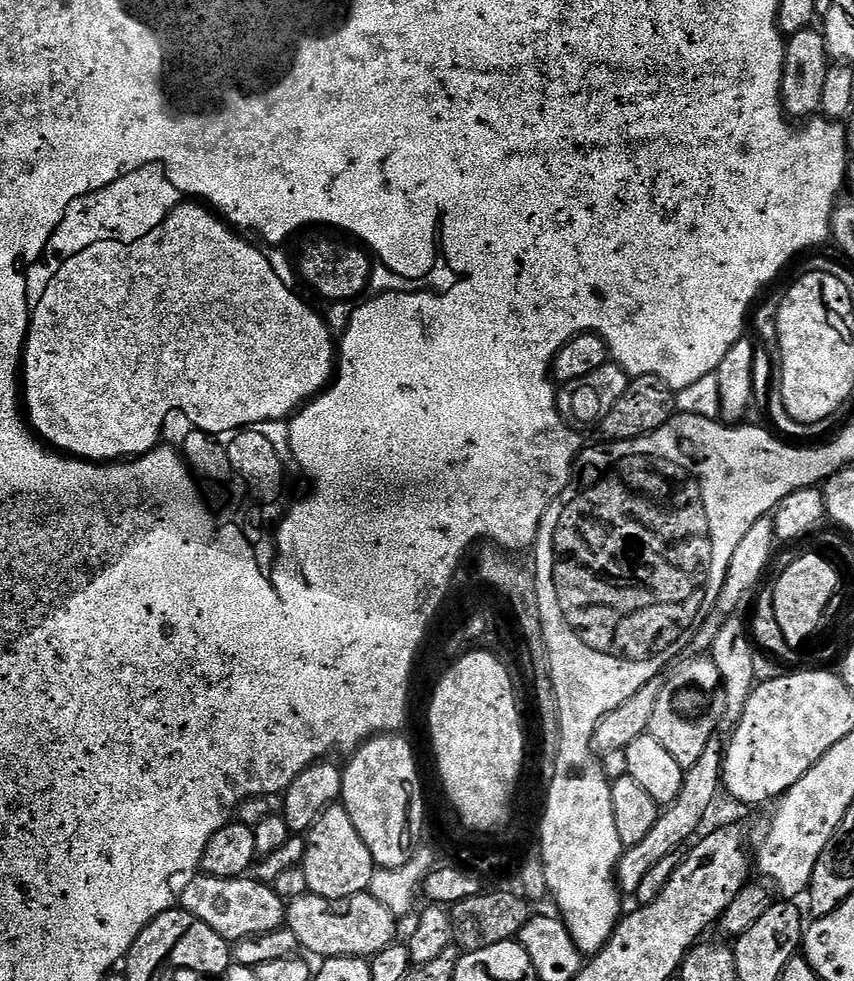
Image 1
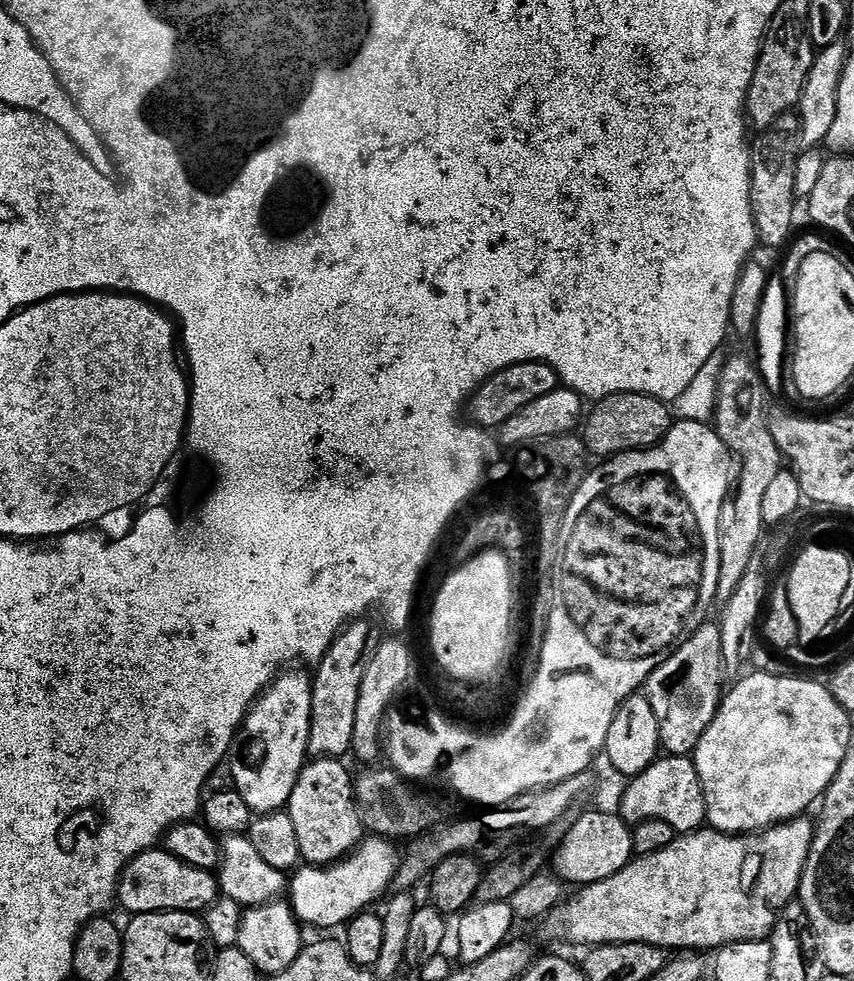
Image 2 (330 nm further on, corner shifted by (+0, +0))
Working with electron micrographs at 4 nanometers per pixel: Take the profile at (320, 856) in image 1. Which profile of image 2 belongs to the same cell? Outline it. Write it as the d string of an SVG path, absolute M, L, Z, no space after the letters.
M316 758L305 763L294 794L288 799L287 812L298 834L301 861L312 866L327 866L351 856L366 836L366 823L356 802L353 773L348 773L340 758Z

